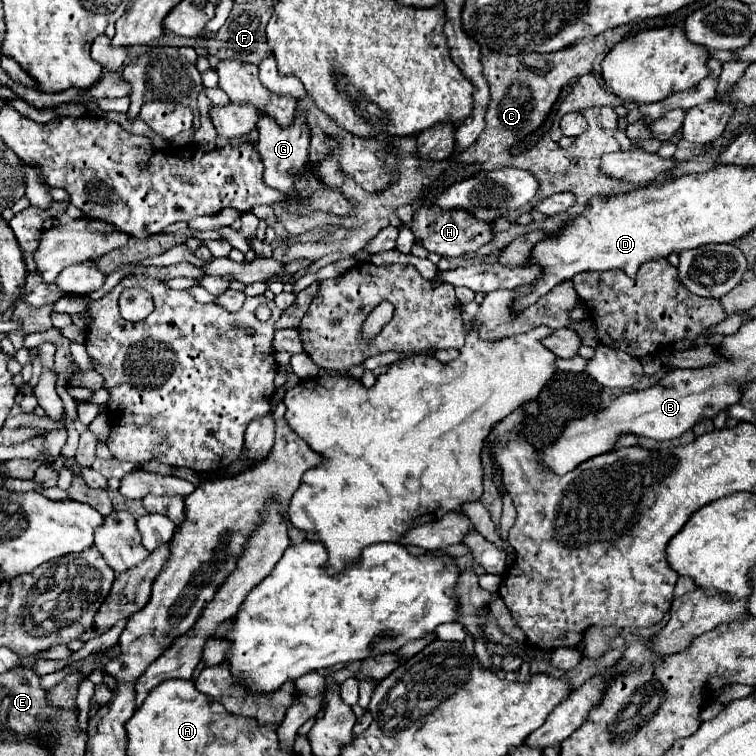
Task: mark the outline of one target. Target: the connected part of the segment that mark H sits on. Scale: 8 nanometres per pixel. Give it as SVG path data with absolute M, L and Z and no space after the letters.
M423 205L415 215L415 239L421 243L427 251L439 253L443 257L459 257L467 253L475 253L479 247L489 243L493 239L493 223L483 223L475 219L469 211L463 209L453 209L453 211L443 211L441 207L437 209L435 205Z

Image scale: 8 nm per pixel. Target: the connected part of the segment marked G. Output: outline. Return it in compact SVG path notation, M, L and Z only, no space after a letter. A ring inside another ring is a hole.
M299 111L287 127L281 127L271 115L259 113L257 129L259 129L257 149L259 149L259 153L263 157L263 165L265 165L265 173L263 173L265 183L269 187L279 189L283 195L293 195L293 191L295 191L293 185L299 179L299 173L305 169L305 161L309 155L309 125L305 121L305 113Z

